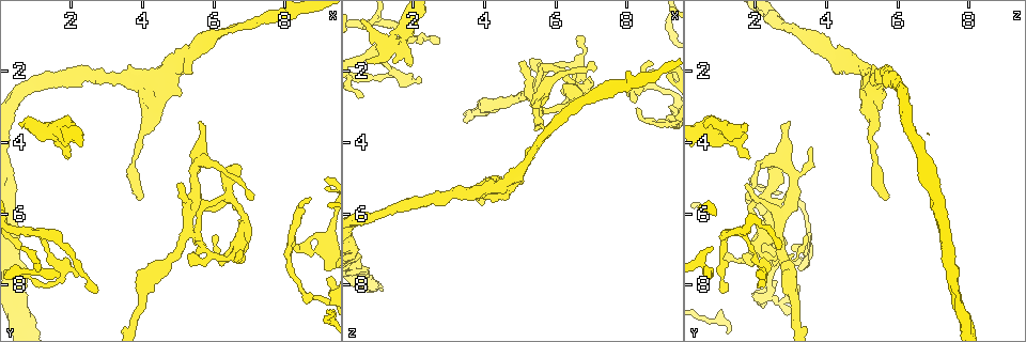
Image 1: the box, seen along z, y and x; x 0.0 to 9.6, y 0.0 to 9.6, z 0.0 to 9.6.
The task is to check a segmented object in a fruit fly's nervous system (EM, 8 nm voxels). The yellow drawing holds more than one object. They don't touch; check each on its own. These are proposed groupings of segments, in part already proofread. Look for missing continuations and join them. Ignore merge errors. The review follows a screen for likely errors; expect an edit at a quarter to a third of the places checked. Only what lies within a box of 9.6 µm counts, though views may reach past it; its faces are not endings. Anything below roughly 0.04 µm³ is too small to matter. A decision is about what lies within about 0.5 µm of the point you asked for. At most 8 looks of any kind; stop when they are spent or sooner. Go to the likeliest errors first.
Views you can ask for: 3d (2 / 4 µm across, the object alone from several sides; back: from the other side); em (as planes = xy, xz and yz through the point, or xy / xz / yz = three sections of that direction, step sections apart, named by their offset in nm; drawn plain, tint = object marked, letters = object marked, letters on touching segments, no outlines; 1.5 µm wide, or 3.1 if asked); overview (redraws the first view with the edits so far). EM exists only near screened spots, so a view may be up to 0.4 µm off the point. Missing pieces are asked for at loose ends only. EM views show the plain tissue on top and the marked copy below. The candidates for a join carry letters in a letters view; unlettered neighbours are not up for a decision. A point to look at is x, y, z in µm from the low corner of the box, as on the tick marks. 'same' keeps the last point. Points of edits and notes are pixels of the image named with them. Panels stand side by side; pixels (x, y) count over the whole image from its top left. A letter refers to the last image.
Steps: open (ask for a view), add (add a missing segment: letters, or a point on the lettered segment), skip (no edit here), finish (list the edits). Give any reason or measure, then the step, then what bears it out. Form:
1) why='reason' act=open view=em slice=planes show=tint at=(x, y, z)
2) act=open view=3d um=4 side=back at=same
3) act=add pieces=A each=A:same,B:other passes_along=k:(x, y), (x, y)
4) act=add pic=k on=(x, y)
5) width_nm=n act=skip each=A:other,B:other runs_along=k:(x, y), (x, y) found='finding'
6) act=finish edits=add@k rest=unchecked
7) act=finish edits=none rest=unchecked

why='long arm stops here' act=open view=em slice=planes show=tint at=(8.75, 5.60, 1.75)

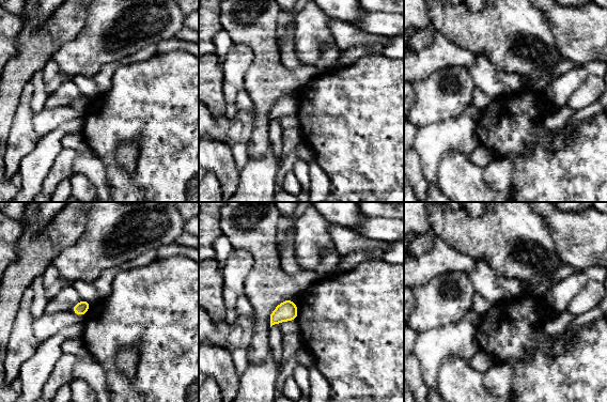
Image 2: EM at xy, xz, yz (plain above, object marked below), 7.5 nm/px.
why='what lies round it' act=open view=em slice=planes show=letters at=same

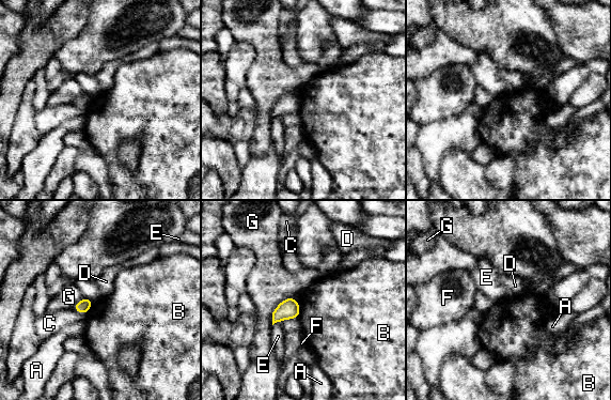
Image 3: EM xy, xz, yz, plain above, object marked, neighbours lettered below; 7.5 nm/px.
act=skip each=A:other,B:other,C:other,D:other,E:other,F:other,G:other border=3:(293, 297), (298, 303), (298, 318) found='no lettered segment goes on from it'

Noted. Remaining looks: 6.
why='branch stops here' act=open view=3d um=2 at=(5.60, 4.15, 3.65)

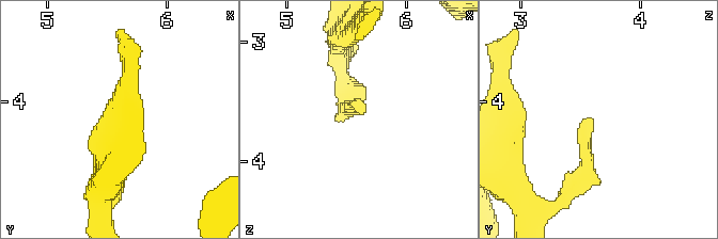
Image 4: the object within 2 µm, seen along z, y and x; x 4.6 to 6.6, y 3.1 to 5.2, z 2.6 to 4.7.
why='now the EM' act=open view=em slice=planes show=letters at=(5.64, 4.14, 3.56)

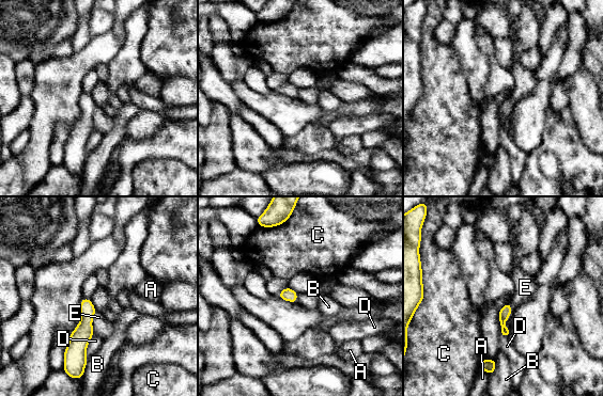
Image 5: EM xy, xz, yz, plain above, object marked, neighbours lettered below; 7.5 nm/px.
act=skip each=A:other,B:other,C:other,D:other,E:other border=5:(510, 301), (509, 328) found='no lettered segment goes on from it'

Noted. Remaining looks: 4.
why='branch stops here' act=open view=em slice=xz step=8 show=tint at=(0.70, 3.50, 1.75)

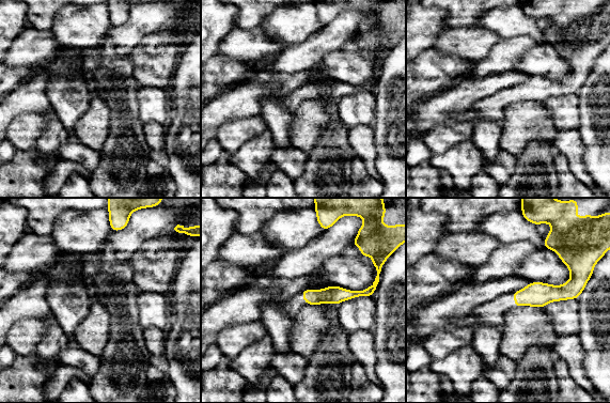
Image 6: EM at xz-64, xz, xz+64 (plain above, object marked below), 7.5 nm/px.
why='cut it another way' act=open view=em slice=planes show=letters at=same

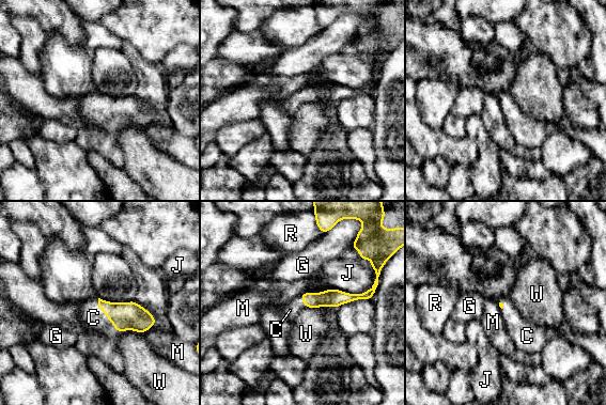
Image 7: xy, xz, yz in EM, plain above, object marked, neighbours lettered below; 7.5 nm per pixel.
act=add pic=7 on=(93, 317) each=C:same,G:other,J:other,M:other,R:other,W:other passes_along=7:(129, 315), (106, 315), (93, 317) found='the neuron continues'

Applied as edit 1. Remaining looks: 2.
act=finish edits=add@7 rest=unchecked

